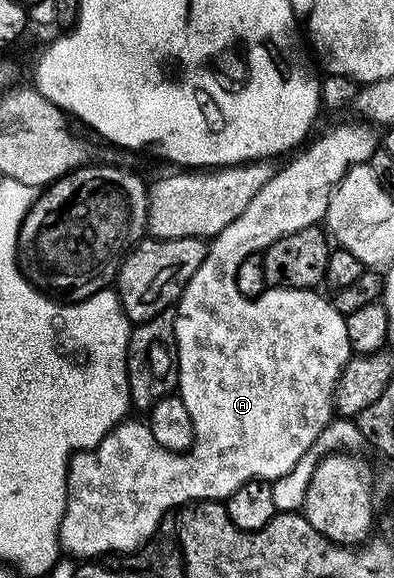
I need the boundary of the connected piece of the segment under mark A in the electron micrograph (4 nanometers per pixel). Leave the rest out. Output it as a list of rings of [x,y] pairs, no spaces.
[[[362,125],[337,126],[321,135],[315,143],[312,141],[306,148],[300,149],[290,159],[292,162],[288,166],[282,167],[280,165],[269,180],[269,184],[265,184],[265,188],[261,188],[261,192],[257,192],[257,196],[253,196],[253,200],[249,200],[249,208],[245,208],[245,212],[241,212],[241,216],[237,216],[237,220],[233,220],[233,224],[229,224],[229,228],[225,228],[215,238],[210,239],[205,260],[201,260],[201,268],[197,268],[197,272],[193,272],[193,280],[189,280],[185,292],[180,296],[177,305],[174,307],[178,325],[181,327],[181,345],[177,350],[177,361],[179,363],[177,393],[183,399],[185,408],[189,408],[189,416],[193,420],[193,432],[195,433],[194,443],[189,452],[166,450],[161,448],[161,444],[157,444],[157,440],[153,440],[153,432],[146,421],[131,422],[132,420],[124,420],[118,422],[101,440],[101,444],[95,446],[94,450],[81,450],[79,453],[73,454],[71,463],[67,466],[67,507],[59,525],[59,544],[68,555],[79,560],[91,560],[94,559],[91,558],[94,554],[108,554],[108,556],[111,556],[116,552],[138,550],[143,543],[148,542],[157,533],[164,521],[165,515],[163,513],[166,510],[173,509],[172,511],[174,511],[176,508],[182,508],[190,503],[204,500],[225,500],[233,492],[237,492],[237,488],[241,488],[241,484],[256,480],[274,480],[285,476],[306,454],[312,453],[315,441],[319,438],[319,433],[333,421],[335,382],[341,376],[347,361],[353,356],[349,344],[346,317],[338,310],[330,297],[322,298],[319,292],[315,290],[267,288],[263,294],[256,298],[246,298],[238,291],[238,268],[241,267],[241,262],[247,256],[253,256],[267,250],[269,244],[281,240],[281,236],[285,236],[289,232],[297,232],[301,228],[309,228],[322,223],[326,219],[331,194],[339,186],[340,180],[347,175],[347,171],[352,166],[370,163],[376,152],[377,134],[375,138],[374,132],[371,131],[374,129],[370,125]]]

